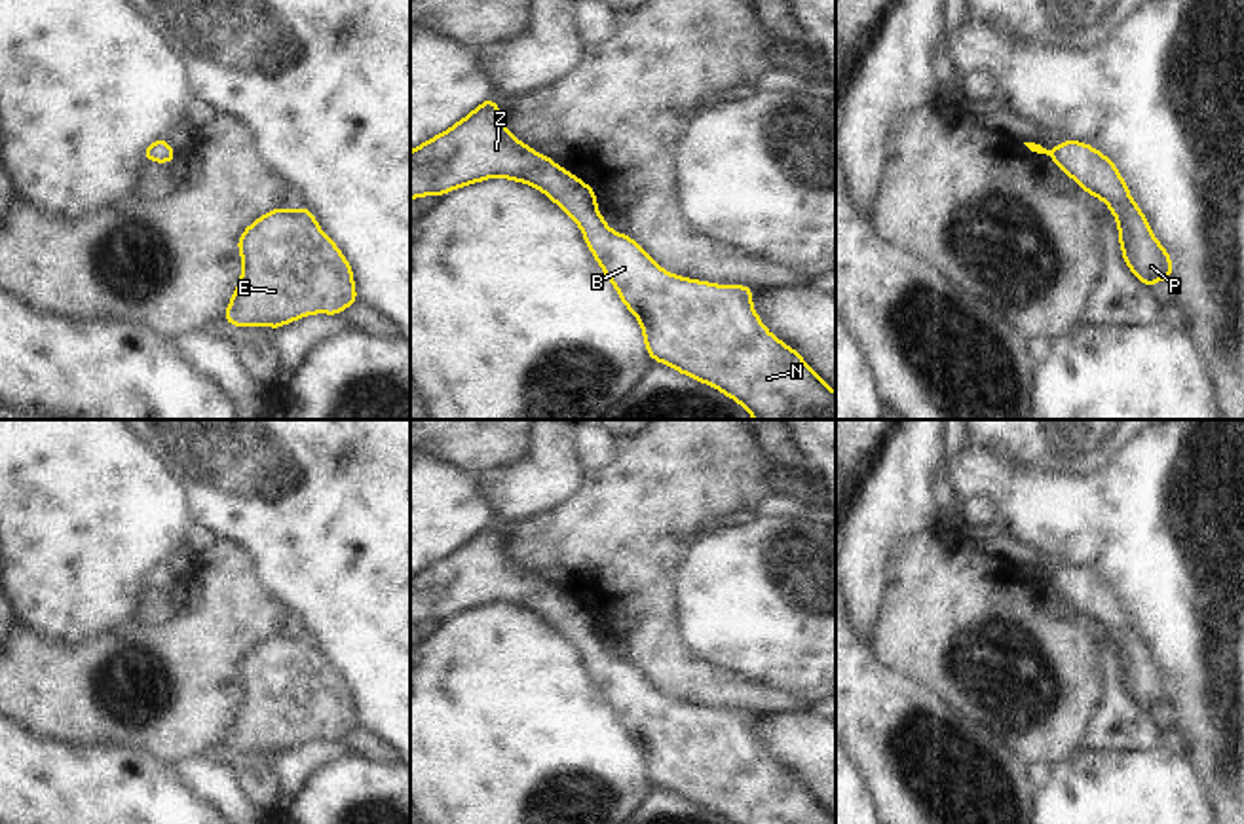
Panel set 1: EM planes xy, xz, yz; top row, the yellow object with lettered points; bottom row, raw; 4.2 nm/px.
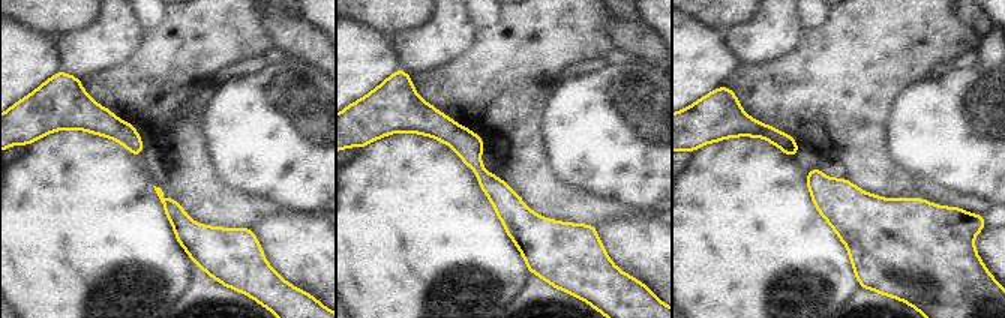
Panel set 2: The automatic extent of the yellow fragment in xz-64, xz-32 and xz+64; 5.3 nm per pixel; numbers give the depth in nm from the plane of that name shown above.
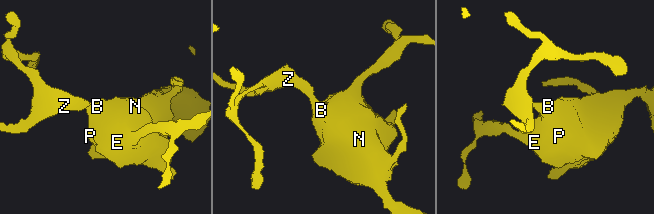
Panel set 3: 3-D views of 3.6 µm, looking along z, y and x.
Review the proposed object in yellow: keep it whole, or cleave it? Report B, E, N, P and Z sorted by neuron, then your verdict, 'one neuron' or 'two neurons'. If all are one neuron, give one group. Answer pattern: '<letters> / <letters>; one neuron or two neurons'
B E N P Z; one neuron

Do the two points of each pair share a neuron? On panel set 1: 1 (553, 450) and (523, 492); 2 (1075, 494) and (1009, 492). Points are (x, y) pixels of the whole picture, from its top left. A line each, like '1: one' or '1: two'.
1: one
2: one

